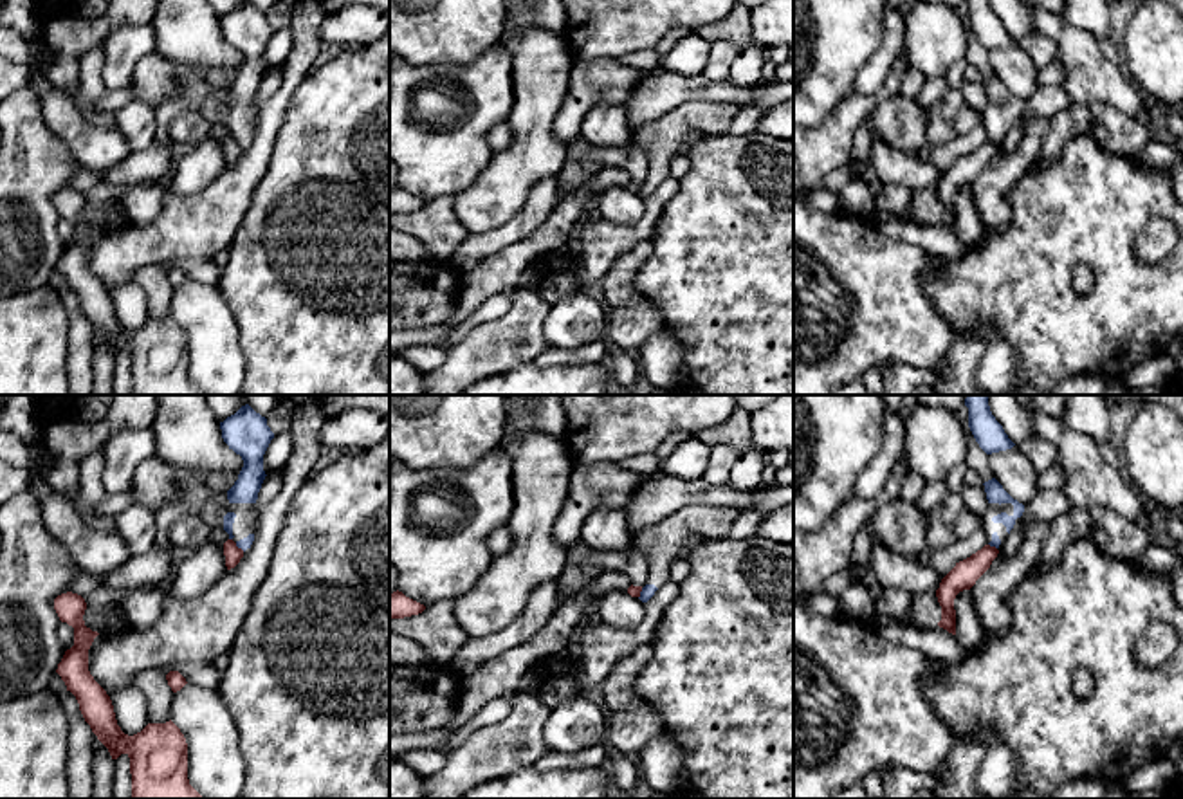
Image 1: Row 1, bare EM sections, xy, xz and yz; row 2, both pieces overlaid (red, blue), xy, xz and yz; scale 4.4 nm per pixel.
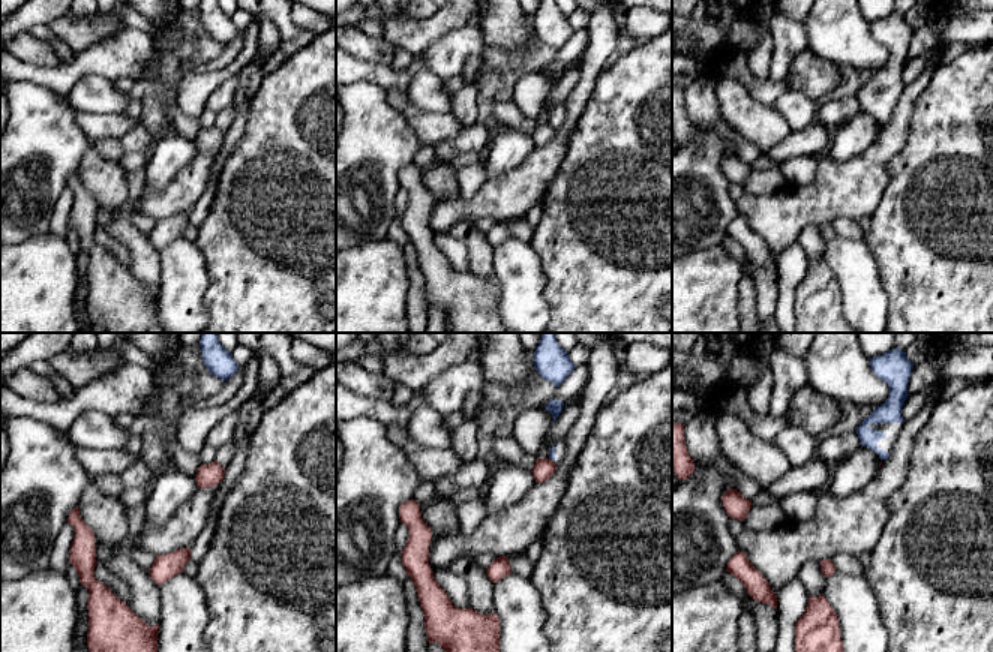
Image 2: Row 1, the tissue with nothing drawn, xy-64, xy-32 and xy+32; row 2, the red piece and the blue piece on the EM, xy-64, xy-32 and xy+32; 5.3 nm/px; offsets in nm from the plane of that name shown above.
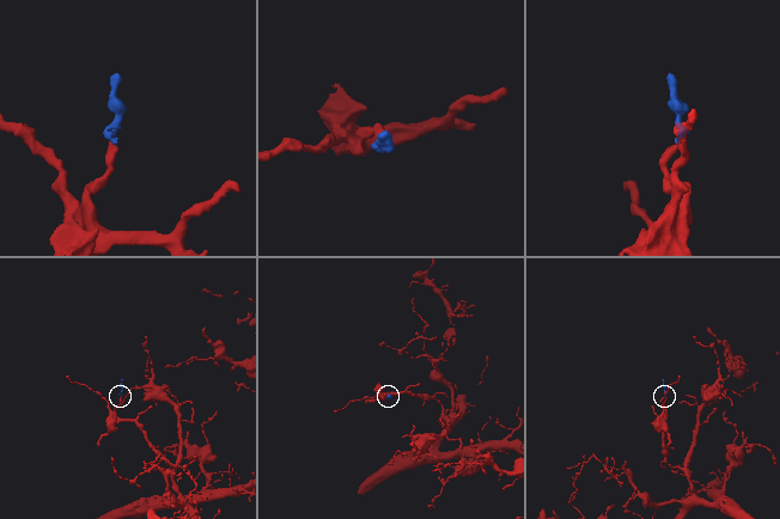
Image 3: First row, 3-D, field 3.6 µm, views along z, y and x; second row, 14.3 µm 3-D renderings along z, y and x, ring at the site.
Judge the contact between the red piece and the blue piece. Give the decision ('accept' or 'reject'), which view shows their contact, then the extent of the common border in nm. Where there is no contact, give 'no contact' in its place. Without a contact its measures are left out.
reject | xy | 60 nm

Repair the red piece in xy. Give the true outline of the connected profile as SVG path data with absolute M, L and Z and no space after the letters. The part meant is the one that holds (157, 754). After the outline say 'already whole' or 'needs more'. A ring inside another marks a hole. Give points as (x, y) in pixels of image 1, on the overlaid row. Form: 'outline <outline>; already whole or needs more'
outline M61 593L54 599L54 610L61 622L74 628L74 646L65 651L56 673L112 759L121 754L130 758L132 799L206 799L189 785L188 743L171 720L148 723L133 736L117 725L110 696L88 671L88 649L99 633L85 626L85 599Z; already whole

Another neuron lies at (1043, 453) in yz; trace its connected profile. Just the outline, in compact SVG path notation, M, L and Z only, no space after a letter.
M1032 436L1021 444L1039 473L1059 462L1057 447L1048 440Z

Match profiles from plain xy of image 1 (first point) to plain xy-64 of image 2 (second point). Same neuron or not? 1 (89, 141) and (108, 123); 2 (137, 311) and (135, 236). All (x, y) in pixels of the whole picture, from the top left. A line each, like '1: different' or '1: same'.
1: same
2: different

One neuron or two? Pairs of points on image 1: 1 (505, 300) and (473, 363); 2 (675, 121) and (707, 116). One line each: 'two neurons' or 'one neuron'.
1: two neurons
2: one neuron

